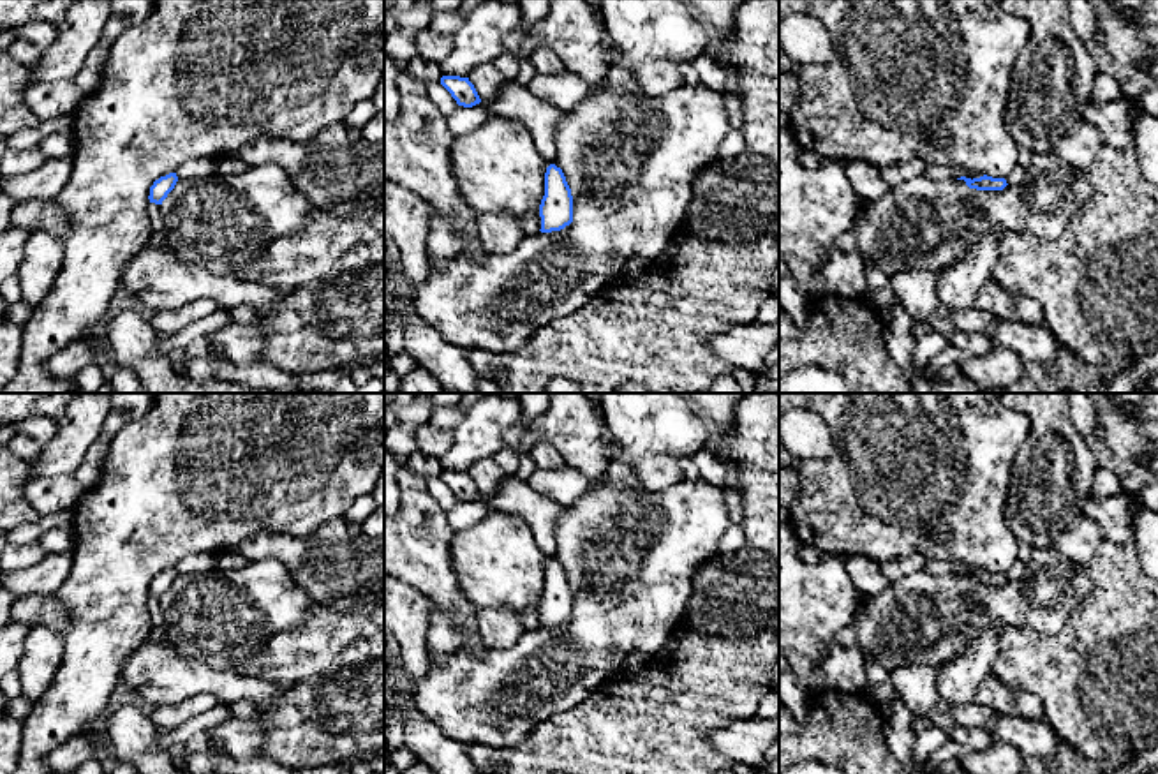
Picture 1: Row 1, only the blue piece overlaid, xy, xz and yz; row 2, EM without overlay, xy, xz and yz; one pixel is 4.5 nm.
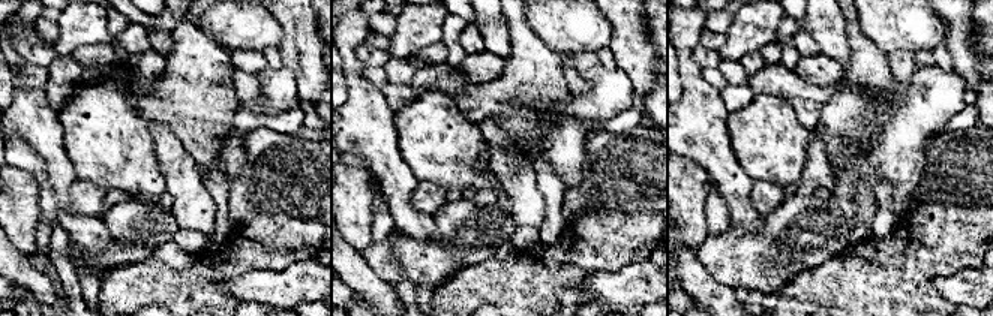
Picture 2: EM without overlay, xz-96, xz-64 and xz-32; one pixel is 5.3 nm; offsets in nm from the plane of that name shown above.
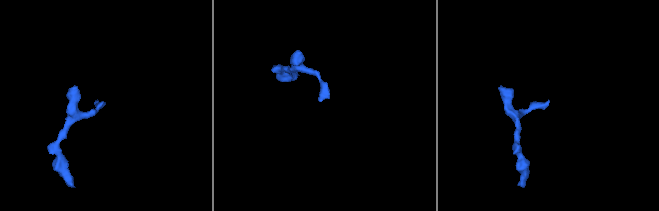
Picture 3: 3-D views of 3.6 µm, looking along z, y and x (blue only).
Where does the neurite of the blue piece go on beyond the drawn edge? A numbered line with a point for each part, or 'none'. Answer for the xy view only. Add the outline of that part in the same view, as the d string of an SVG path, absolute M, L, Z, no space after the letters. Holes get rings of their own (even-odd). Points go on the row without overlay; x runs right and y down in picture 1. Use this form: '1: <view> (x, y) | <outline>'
none

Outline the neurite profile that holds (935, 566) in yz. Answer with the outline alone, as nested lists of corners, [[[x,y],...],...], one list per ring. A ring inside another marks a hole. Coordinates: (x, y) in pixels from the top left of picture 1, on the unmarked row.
[[[929,561],[927,562],[927,571],[934,573],[934,575],[945,575],[945,573],[980,573],[984,571],[982,568],[975,568],[975,566],[968,566],[968,564],[957,564],[957,562],[948,562],[948,561]]]

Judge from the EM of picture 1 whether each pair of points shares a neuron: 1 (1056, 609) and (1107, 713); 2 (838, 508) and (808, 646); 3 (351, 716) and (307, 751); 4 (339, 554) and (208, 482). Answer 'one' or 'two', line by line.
1: two
2: two
3: one
4: two

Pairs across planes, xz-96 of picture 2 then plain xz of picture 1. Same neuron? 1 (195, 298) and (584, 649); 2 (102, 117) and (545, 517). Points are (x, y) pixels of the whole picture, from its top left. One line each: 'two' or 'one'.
1: two
2: two

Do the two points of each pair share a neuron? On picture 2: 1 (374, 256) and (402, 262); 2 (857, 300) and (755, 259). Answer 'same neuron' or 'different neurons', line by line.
1: same neuron
2: different neurons

